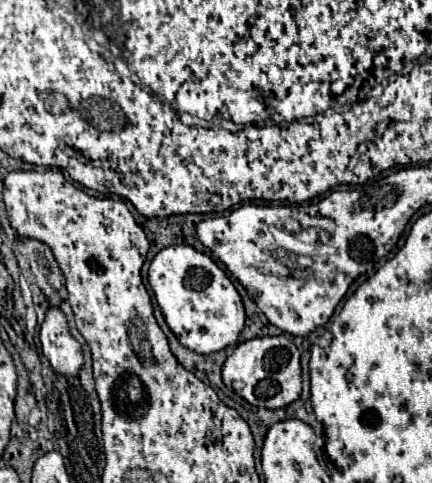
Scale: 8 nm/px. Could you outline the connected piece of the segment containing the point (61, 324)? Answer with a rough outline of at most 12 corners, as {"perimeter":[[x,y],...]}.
{"perimeter":[[53,307],[41,325],[41,345],[51,367],[77,375],[81,345],[65,315]]}

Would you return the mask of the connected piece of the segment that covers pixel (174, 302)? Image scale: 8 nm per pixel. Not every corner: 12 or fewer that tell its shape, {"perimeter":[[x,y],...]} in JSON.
{"perimeter":[[165,247],[147,279],[183,347],[239,339],[241,297],[211,257]]}

